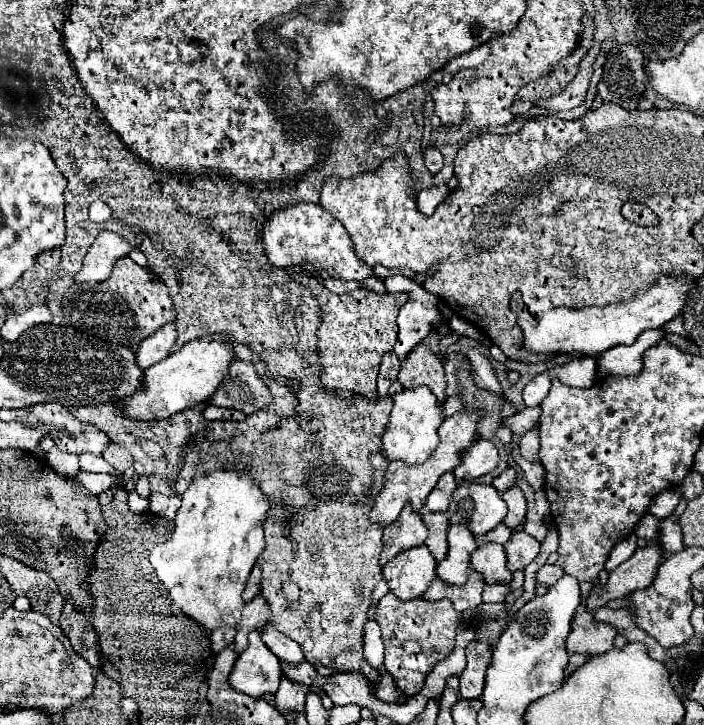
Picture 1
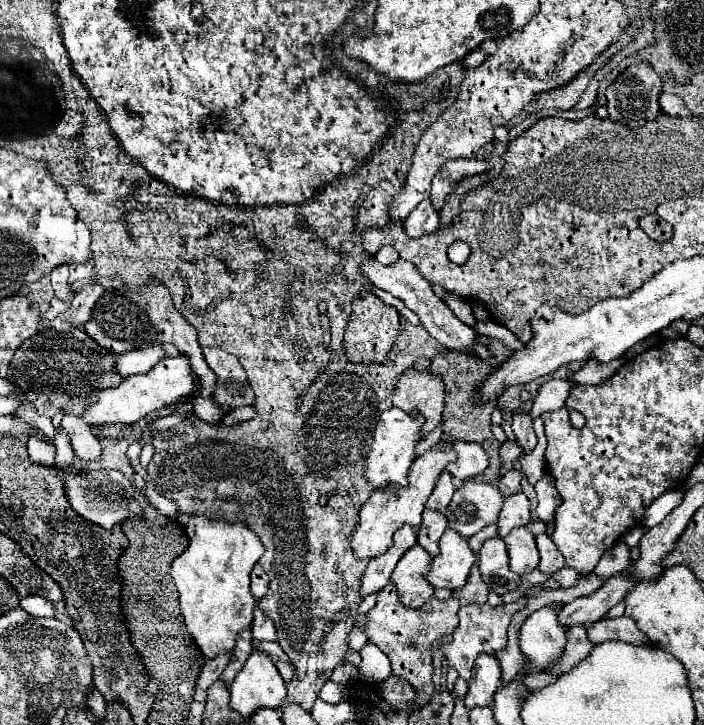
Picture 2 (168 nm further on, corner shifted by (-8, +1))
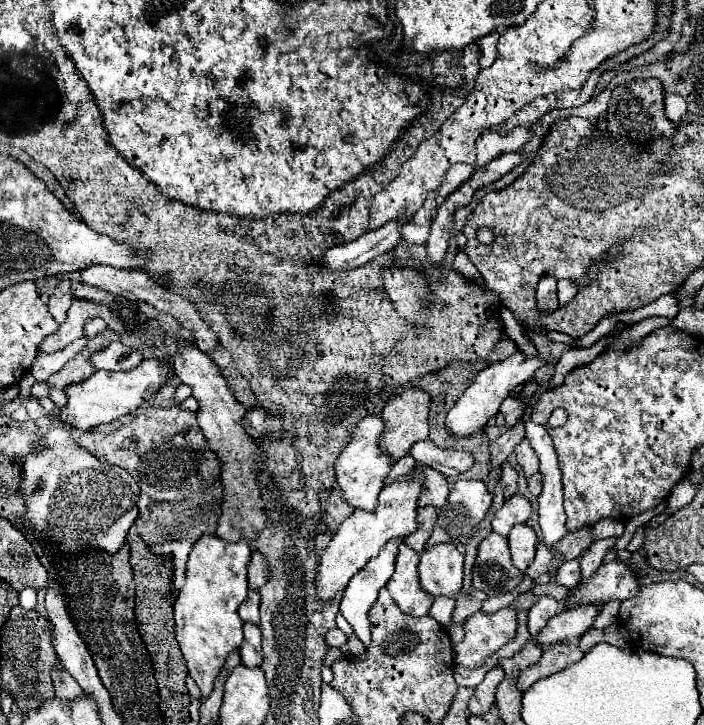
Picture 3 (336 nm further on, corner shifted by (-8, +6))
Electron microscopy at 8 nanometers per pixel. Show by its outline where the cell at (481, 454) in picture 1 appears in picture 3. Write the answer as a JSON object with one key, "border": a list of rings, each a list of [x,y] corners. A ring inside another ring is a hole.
{"border":[[[432,440],[416,442],[412,446],[410,454],[414,456],[416,462],[438,470],[446,478],[458,476],[458,474],[470,470],[474,464],[474,458],[470,456],[470,452],[466,452],[466,450],[444,450],[444,448],[438,448]]]}

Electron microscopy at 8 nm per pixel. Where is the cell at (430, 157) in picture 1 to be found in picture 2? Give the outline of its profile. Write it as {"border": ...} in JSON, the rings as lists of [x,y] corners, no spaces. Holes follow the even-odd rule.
{"border":[[[468,159],[446,161],[446,165],[438,171],[438,175],[432,181],[432,195],[430,195],[432,207],[438,209],[438,211],[442,211],[448,195],[454,193],[458,181],[462,181],[464,177],[470,177],[470,175],[484,173],[490,167],[492,167],[492,163],[478,161],[478,159],[472,159],[472,161],[468,161]]]}

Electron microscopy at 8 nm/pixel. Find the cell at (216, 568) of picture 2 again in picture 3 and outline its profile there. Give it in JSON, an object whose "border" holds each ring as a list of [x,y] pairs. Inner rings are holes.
{"border":[[[202,536],[188,556],[186,582],[174,602],[174,630],[190,676],[196,680],[198,688],[202,688],[202,700],[210,696],[212,682],[220,674],[228,654],[242,644],[238,608],[248,596],[246,568],[250,556],[252,550],[248,540],[230,544],[216,536]]]}

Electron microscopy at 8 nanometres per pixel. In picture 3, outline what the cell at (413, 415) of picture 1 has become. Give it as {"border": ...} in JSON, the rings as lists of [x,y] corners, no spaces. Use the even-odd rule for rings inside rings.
{"border":[[[366,416],[358,424],[350,444],[344,448],[344,452],[338,456],[338,460],[334,464],[336,480],[344,492],[344,500],[352,508],[374,510],[378,506],[378,494],[384,488],[384,478],[390,474],[390,468],[394,466],[392,456],[388,456],[386,452],[382,452],[378,448],[378,438],[382,432],[384,432],[384,418],[382,416]]]}

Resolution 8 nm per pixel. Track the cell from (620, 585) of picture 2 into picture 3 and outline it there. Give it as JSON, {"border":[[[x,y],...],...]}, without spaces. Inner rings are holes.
{"border":[[[578,604],[574,608],[564,608],[548,620],[548,624],[538,634],[538,644],[554,644],[560,640],[576,640],[586,630],[592,628],[594,618],[600,612],[600,604]]]}

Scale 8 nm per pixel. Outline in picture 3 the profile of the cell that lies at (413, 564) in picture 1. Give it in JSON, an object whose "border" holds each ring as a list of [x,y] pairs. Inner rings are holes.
{"border":[[[400,544],[400,552],[396,556],[396,570],[386,584],[396,606],[410,616],[426,616],[434,602],[434,598],[426,596],[422,592],[422,586],[418,584],[418,560],[420,556],[412,548]]]}

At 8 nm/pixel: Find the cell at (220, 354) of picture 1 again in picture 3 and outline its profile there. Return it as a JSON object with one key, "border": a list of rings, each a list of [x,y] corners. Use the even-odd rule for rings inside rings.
{"border":[[[145,359],[138,365],[138,368],[128,370],[128,372],[96,370],[94,376],[90,376],[88,380],[68,386],[68,390],[66,390],[68,404],[60,412],[60,420],[68,426],[74,426],[80,430],[90,430],[94,426],[114,422],[120,416],[134,412],[144,400],[154,396],[154,393],[162,387],[166,379],[175,375],[172,367],[171,374],[165,375],[162,372],[163,367],[166,370],[162,362],[157,362],[155,359]]]}

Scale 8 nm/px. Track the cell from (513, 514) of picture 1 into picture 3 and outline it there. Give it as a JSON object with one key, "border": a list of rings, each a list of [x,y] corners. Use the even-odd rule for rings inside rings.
{"border":[[[514,494],[514,496],[506,498],[504,506],[494,514],[492,528],[494,528],[496,534],[508,536],[508,532],[514,524],[526,522],[530,518],[530,512],[532,512],[530,502],[522,494]]]}

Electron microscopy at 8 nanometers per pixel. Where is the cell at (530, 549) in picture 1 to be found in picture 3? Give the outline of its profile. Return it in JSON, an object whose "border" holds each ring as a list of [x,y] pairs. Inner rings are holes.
{"border":[[[516,524],[508,534],[508,544],[510,544],[514,566],[526,572],[526,568],[534,560],[534,552],[538,544],[538,536],[534,528],[530,528],[528,524]]]}

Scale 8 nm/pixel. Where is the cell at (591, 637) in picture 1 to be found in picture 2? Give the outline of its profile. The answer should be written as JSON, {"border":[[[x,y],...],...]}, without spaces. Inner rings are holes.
{"border":[[[574,625],[566,631],[566,647],[564,647],[564,653],[560,657],[558,663],[554,663],[550,669],[546,669],[546,673],[552,673],[552,675],[560,675],[560,673],[566,673],[572,669],[572,665],[576,665],[578,661],[586,659],[586,655],[592,651],[592,643],[588,641],[586,637],[586,627],[582,625]]]}

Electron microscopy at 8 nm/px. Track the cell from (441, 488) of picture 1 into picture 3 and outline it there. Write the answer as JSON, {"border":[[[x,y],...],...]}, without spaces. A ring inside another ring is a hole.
{"border":[[[424,468],[424,488],[418,498],[420,506],[432,504],[434,508],[442,508],[448,500],[448,482],[440,472],[434,472],[434,468]]]}

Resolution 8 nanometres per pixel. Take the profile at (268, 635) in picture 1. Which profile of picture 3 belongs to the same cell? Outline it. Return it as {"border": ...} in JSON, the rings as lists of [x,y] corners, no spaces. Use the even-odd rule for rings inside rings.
{"border":[[[250,590],[246,602],[238,608],[240,618],[242,618],[244,622],[258,624],[258,620],[260,620],[260,616],[258,616],[258,606],[260,606],[260,594],[258,594],[256,590]]]}

